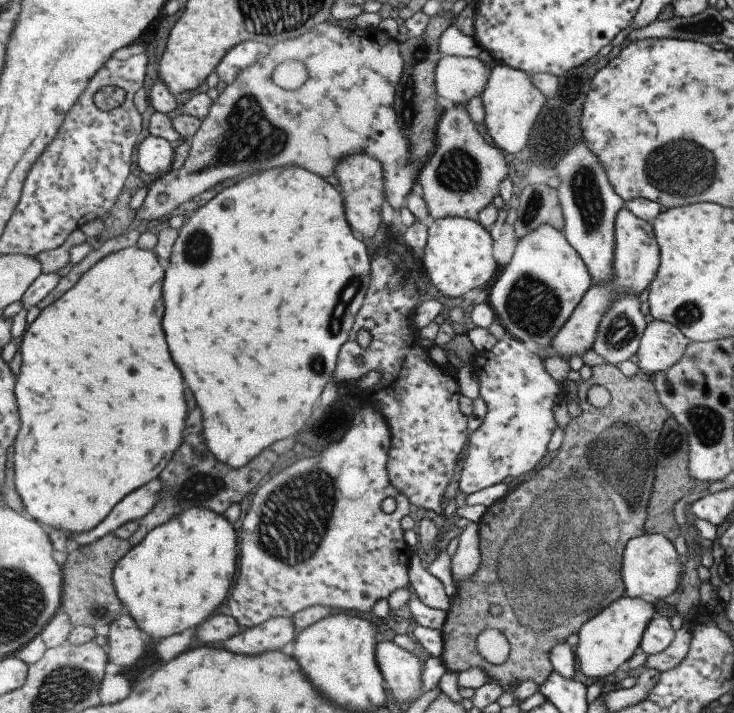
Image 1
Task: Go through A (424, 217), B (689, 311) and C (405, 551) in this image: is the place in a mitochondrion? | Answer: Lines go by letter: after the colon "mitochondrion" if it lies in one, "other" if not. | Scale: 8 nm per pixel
A: other
B: mitochondrion
C: other

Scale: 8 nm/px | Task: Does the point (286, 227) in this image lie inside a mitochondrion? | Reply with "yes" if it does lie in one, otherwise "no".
no

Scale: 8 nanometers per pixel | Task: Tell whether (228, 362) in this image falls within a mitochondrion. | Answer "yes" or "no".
no

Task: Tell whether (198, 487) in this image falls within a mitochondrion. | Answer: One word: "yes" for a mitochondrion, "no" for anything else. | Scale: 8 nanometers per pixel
yes

